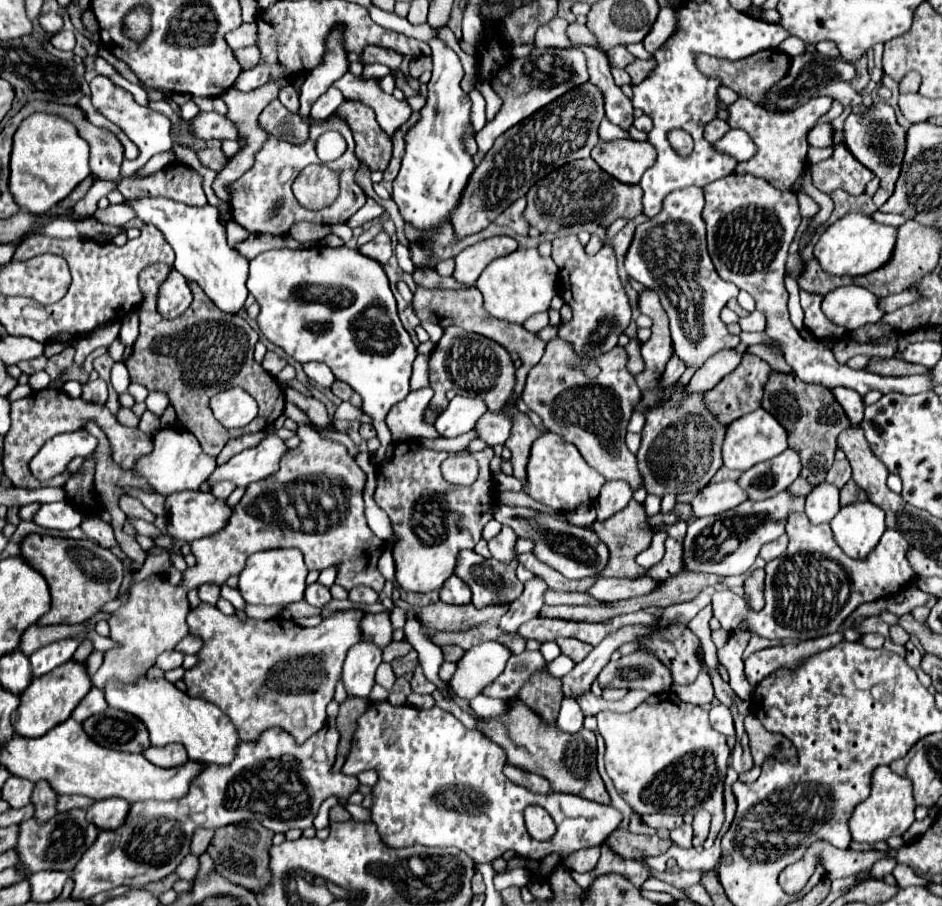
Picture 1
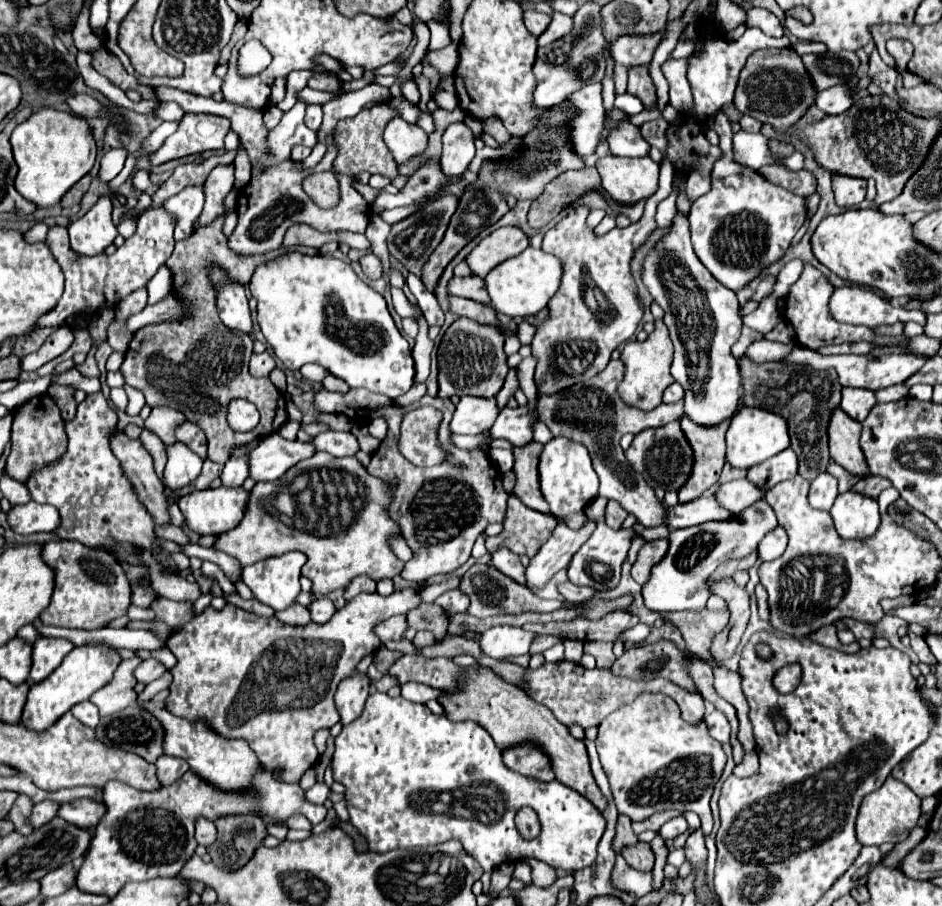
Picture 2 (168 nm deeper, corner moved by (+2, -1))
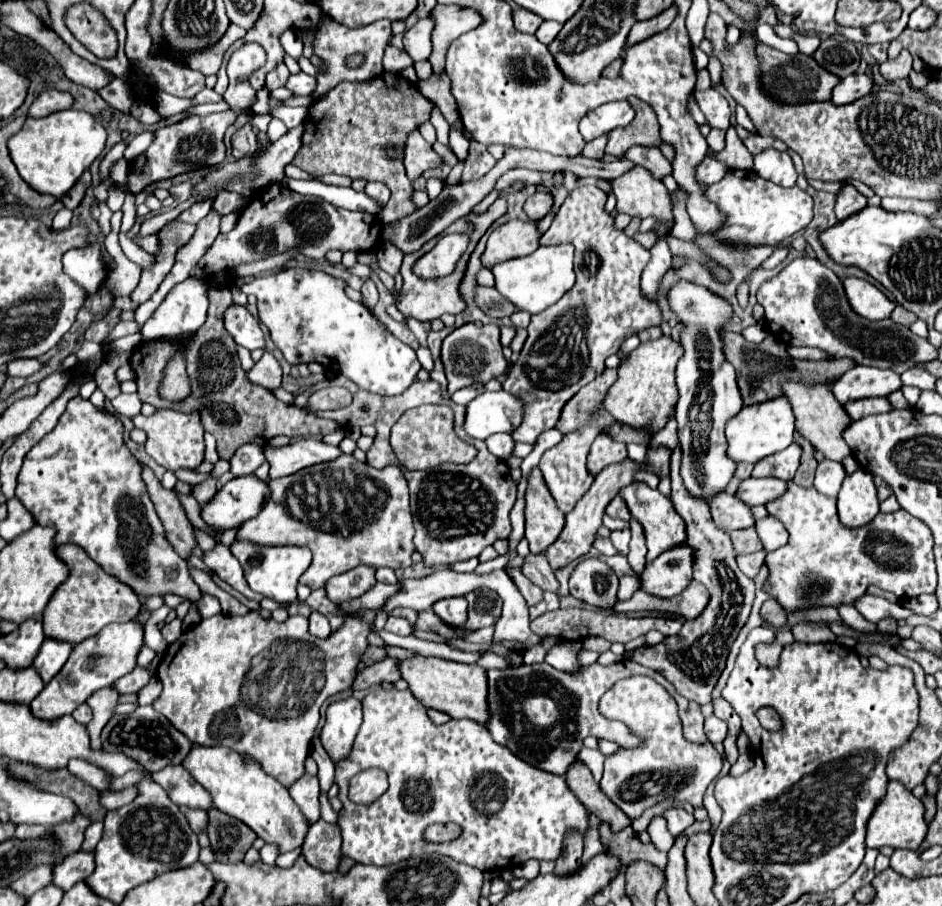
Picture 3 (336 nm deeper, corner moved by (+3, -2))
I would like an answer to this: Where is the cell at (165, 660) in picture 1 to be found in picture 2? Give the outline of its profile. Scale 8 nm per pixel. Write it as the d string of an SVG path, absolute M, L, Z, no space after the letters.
M148 658L148 660L144 660L144 662L136 668L134 676L136 676L138 682L148 684L148 682L160 678L164 672L166 672L166 666L164 666L160 660L156 660L156 658Z

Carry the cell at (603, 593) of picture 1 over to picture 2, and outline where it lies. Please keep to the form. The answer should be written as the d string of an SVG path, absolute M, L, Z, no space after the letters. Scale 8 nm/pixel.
M564 582L558 586L560 594L568 600L568 602L586 602L590 598L596 596L596 590L594 588L586 588L586 586L576 586L576 584L570 584L570 582Z

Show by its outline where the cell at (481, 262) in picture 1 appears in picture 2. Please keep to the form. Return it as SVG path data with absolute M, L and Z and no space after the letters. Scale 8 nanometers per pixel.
M504 226L482 238L474 250L466 256L466 262L474 276L484 278L496 264L520 254L530 244L528 236L514 226Z

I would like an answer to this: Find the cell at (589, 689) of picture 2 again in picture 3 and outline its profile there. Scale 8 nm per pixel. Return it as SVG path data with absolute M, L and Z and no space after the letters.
M619 661L613 665L589 665L581 669L581 675L569 675L553 669L547 663L539 665L519 665L509 669L489 669L487 671L487 685L489 685L489 721L485 723L491 737L499 743L517 753L529 765L537 765L549 773L565 775L569 765L579 757L583 749L583 739L595 735L599 739L615 741L625 749L639 747L643 743L641 737L633 735L627 725L621 721L609 721L597 713L597 703L605 691L609 691L617 681L627 679L631 675L647 675L661 685L667 685L667 691L677 699L678 713L683 726L683 737L691 743L705 743L707 737L703 733L703 715L699 705L679 697L675 687L661 677L657 671L643 667L633 661Z

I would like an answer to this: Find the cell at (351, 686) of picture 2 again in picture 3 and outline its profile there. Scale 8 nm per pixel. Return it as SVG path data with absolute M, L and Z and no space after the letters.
M355 697L329 705L327 721L321 731L321 743L335 765L349 757L361 717L361 703Z

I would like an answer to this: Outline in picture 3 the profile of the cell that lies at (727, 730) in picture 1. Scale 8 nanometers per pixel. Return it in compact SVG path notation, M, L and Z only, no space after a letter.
M713 715L713 717L707 717L707 719L705 719L705 735L707 735L707 739L709 739L711 743L721 743L721 741L725 739L725 735L727 735L727 725L725 725L725 721L717 719L715 715Z

